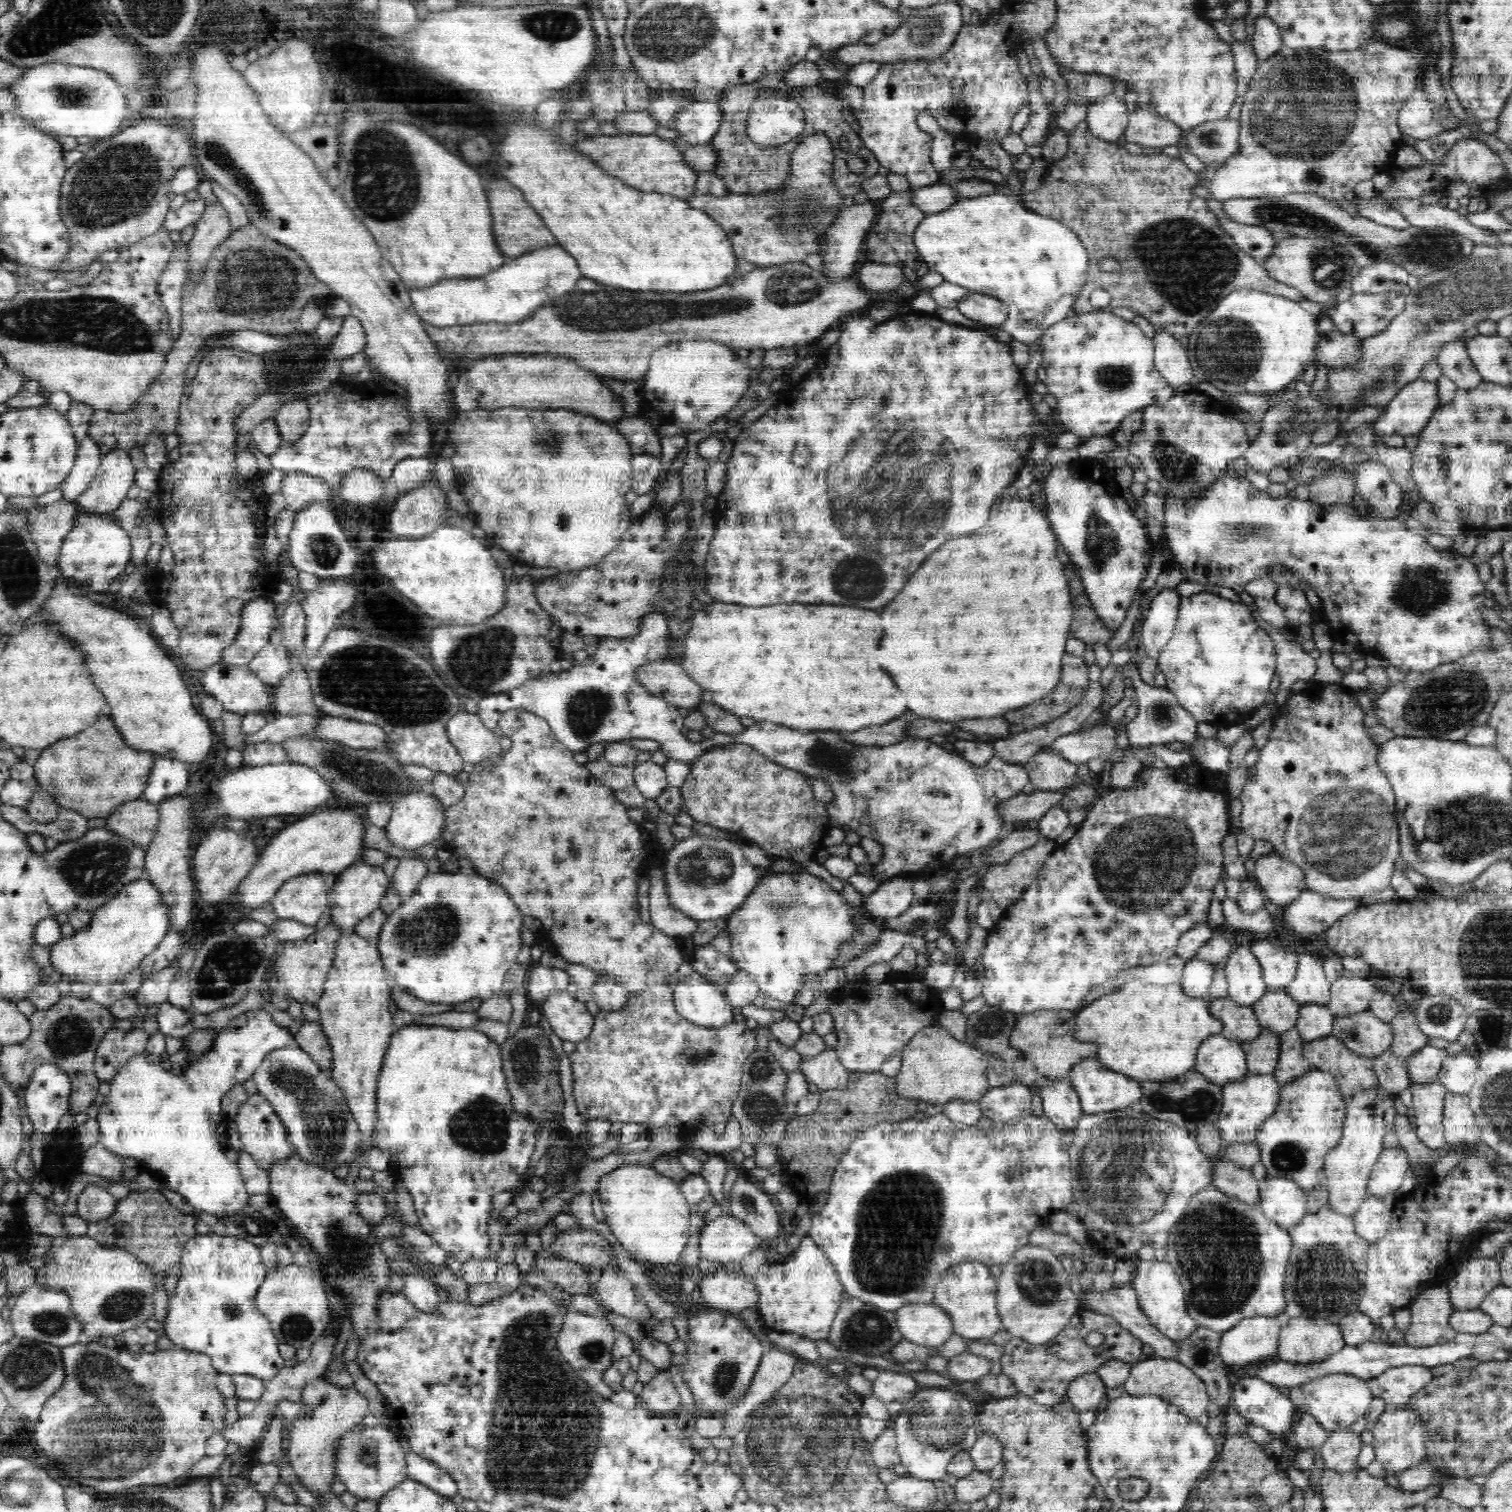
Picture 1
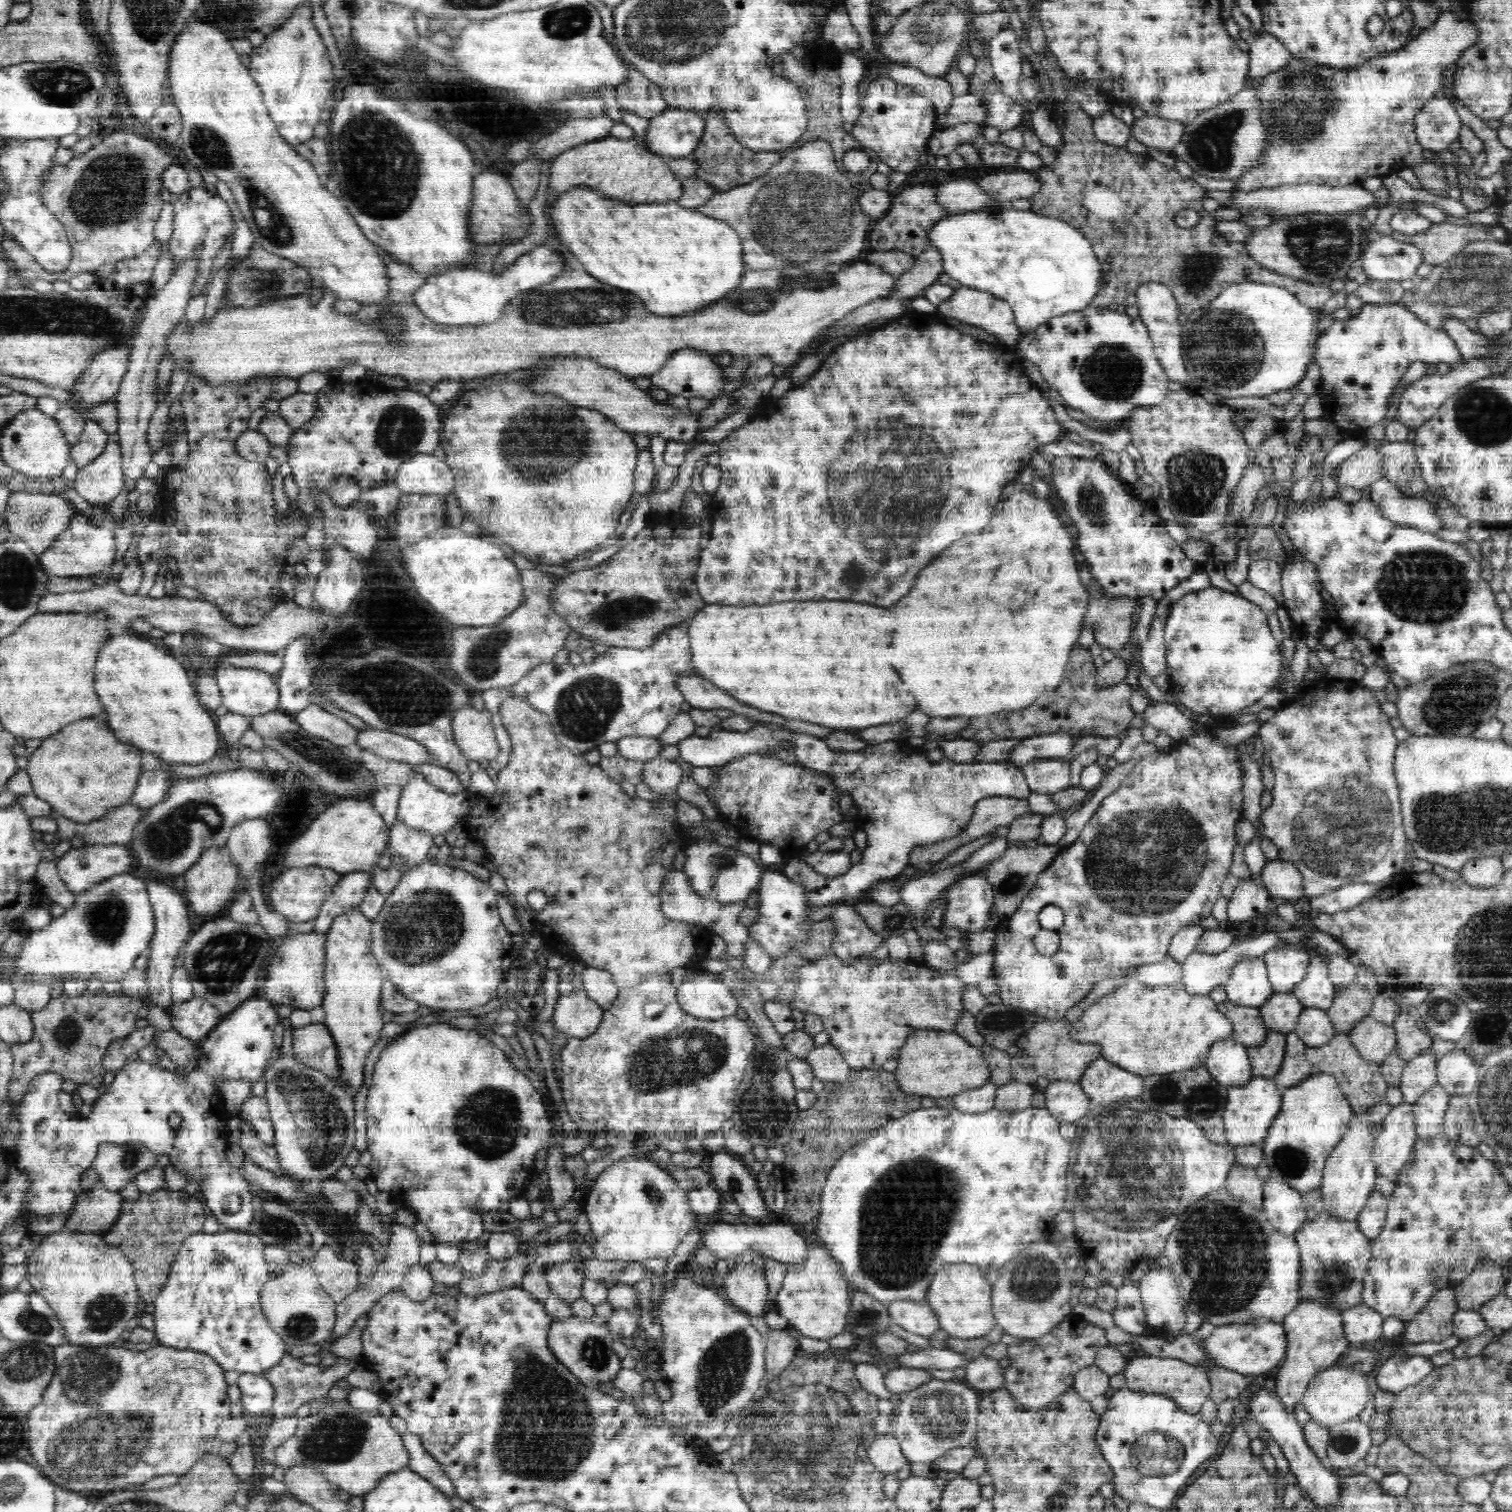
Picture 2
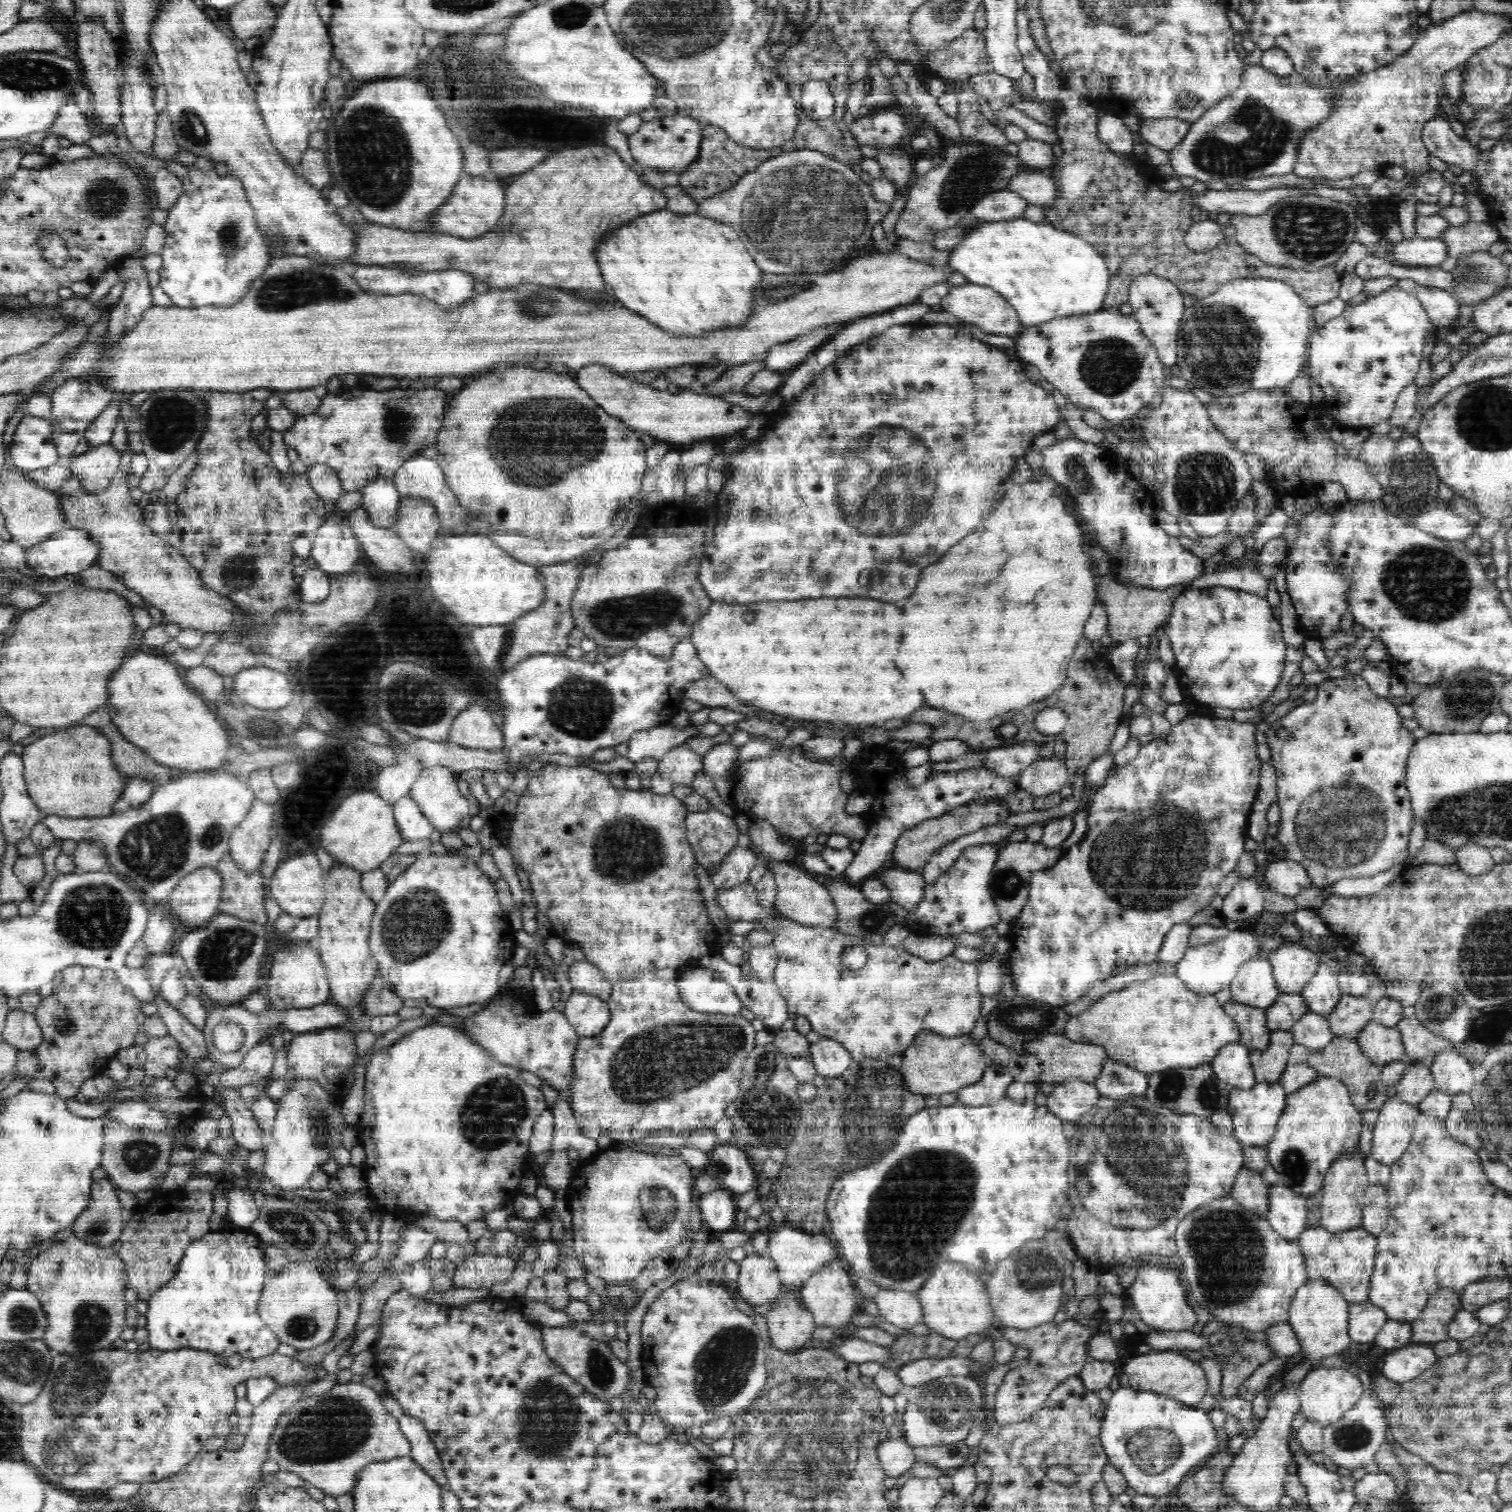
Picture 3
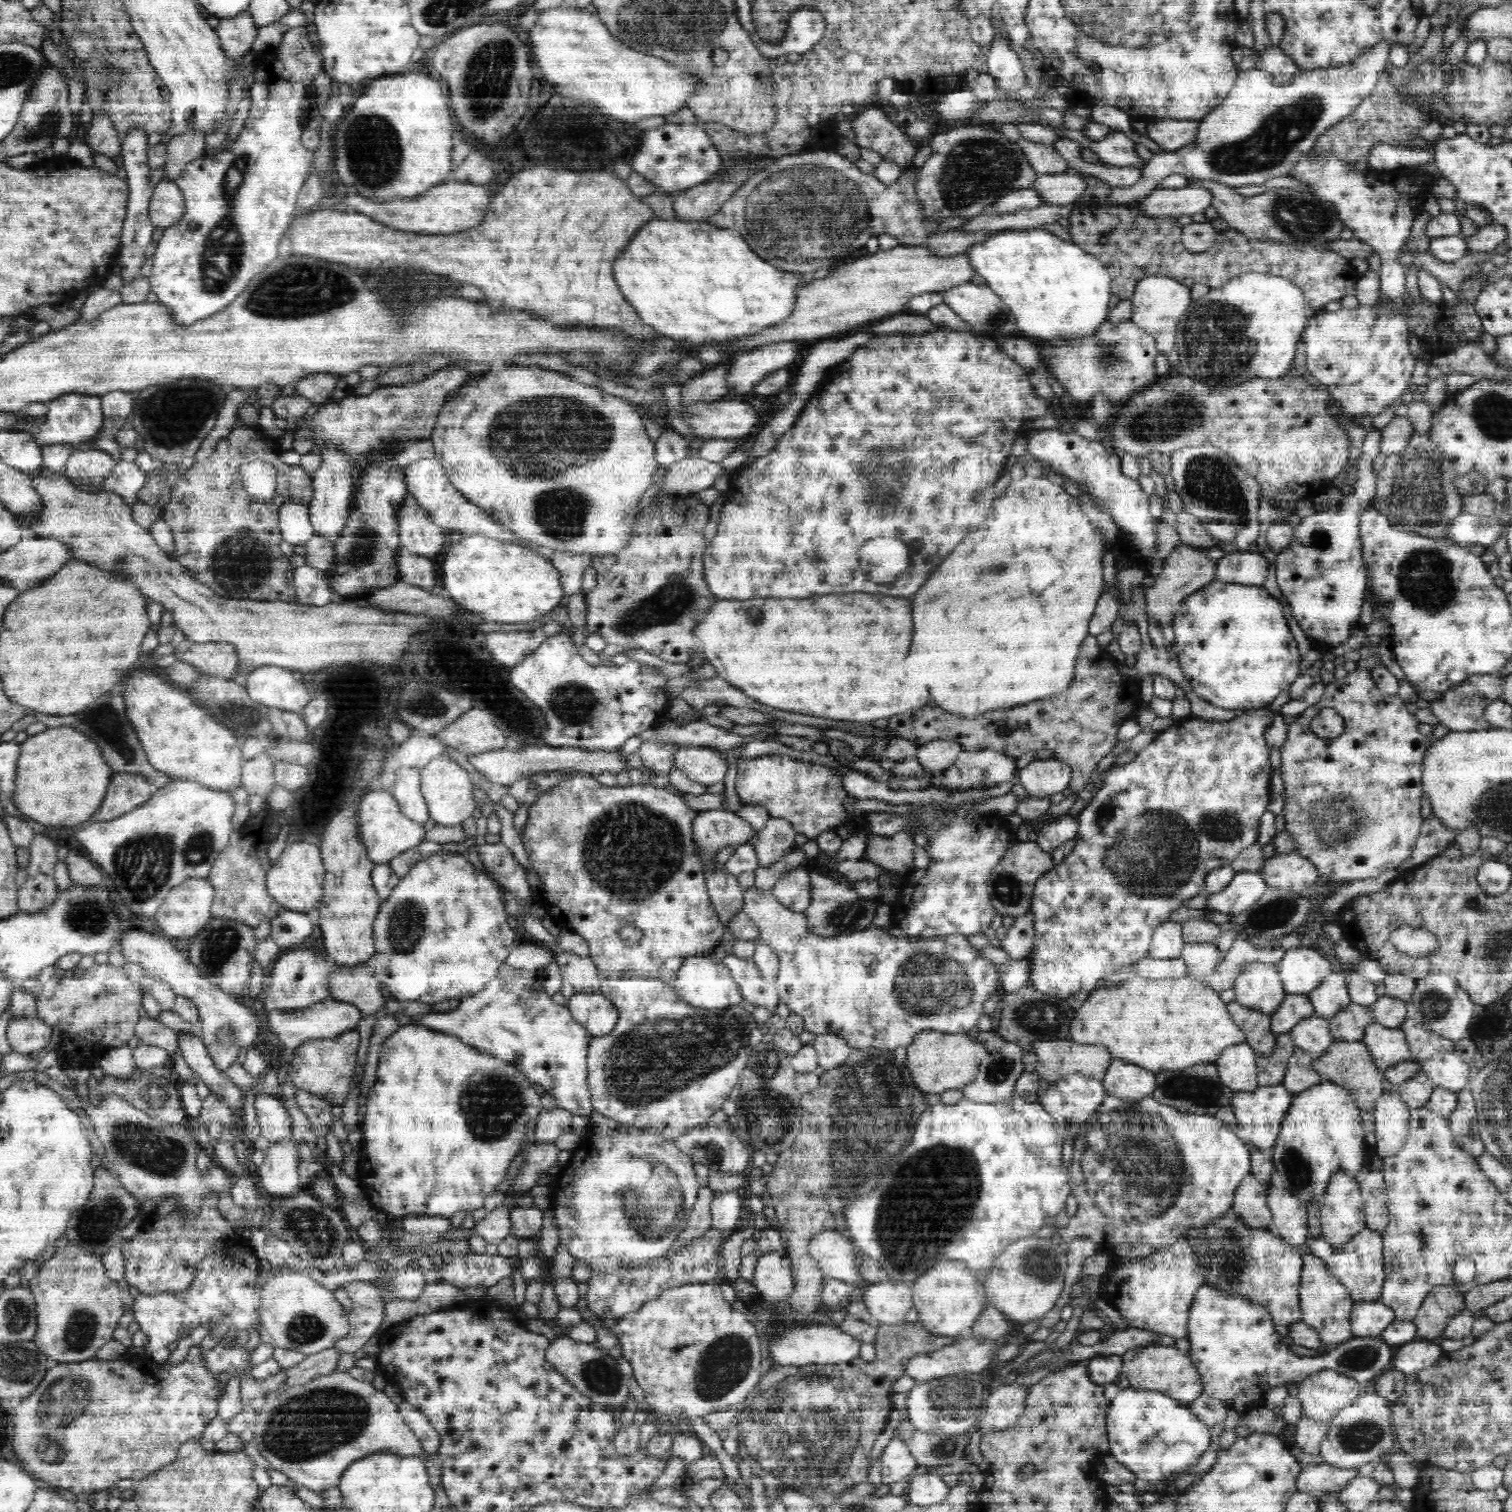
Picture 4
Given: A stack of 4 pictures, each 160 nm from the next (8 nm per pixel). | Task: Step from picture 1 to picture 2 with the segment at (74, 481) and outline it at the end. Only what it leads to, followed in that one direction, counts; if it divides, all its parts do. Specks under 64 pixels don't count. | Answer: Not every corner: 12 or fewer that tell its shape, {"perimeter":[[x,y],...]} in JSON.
{"perimeter":[[86,420],[70,448],[79,470],[100,456],[111,436]]}

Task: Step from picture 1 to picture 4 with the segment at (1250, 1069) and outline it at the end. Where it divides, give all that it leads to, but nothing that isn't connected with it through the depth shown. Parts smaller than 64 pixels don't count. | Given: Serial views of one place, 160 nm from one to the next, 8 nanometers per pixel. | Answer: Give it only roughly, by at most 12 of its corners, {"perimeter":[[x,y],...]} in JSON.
{"perimeter":[[1277,1036],[1274,1052],[1257,1057],[1259,1087],[1282,1084],[1295,1044]]}

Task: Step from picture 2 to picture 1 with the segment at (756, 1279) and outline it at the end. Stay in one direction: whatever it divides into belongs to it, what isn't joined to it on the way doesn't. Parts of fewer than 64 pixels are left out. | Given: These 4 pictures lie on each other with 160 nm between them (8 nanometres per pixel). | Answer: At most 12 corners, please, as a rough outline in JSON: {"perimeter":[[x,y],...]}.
{"perimeter":[[717,1270],[698,1285],[702,1304],[726,1312],[753,1308],[763,1327],[756,1282]]}

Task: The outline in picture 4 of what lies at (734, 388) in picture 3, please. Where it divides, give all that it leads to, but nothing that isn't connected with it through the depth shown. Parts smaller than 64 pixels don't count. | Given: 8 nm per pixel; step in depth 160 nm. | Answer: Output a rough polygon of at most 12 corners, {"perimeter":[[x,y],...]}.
{"perimeter":[[724,361],[684,382],[681,406],[727,397]]}

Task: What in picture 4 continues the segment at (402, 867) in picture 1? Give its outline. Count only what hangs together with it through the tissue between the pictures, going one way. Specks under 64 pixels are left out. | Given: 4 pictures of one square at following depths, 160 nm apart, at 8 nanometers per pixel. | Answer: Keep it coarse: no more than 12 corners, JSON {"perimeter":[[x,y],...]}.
{"perimeter":[[420,768],[398,770],[393,795],[404,816],[424,824],[430,815]]}

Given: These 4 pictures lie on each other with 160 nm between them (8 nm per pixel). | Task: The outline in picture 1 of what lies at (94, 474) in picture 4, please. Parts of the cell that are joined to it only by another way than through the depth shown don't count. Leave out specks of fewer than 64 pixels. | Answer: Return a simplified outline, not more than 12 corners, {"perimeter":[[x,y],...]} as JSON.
{"perimeter":[[125,450],[102,456],[77,503],[90,514],[114,513],[135,486]]}

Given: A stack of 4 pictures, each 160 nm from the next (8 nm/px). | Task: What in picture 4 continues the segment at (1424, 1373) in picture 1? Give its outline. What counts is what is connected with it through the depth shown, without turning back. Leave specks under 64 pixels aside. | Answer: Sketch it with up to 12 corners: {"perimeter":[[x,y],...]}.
{"perimeter":[[1417,1339],[1399,1346],[1391,1368],[1412,1374],[1432,1366],[1440,1345]]}

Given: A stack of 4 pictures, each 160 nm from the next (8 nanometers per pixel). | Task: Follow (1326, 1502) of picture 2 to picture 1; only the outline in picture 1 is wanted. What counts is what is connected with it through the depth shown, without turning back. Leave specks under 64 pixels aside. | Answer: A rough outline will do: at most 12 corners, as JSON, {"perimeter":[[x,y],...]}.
{"perimeter":[[1258,1377],[1233,1386],[1231,1405],[1275,1438],[1293,1432],[1294,1405]]}

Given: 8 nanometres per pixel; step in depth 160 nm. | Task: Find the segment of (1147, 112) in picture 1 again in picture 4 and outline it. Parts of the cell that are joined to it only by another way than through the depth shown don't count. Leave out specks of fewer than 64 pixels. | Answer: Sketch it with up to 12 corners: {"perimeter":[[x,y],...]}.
{"perimeter":[[1198,120],[1146,121],[1146,135],[1164,151],[1196,142]]}

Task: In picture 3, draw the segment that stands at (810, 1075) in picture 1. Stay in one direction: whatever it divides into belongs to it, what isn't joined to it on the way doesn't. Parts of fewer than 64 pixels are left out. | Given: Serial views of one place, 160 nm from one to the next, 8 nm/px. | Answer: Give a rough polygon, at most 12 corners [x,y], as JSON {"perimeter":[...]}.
{"perimeter":[[838,1041],[809,1048],[817,1074],[835,1078],[853,1058]]}

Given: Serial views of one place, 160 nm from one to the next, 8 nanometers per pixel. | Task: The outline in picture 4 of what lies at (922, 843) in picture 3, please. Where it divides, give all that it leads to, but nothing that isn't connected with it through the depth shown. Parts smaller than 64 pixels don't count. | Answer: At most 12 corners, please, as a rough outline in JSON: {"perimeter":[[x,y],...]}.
{"perimeter":[[912,830],[872,835],[862,858],[899,875],[913,868]]}

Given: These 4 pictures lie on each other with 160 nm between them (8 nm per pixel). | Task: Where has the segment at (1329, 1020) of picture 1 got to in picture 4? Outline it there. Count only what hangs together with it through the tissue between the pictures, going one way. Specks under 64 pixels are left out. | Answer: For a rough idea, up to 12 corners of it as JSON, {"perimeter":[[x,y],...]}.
{"perimeter":[[1302,1020],[1289,1034],[1295,1046],[1313,1059],[1336,1041],[1328,1020]]}

